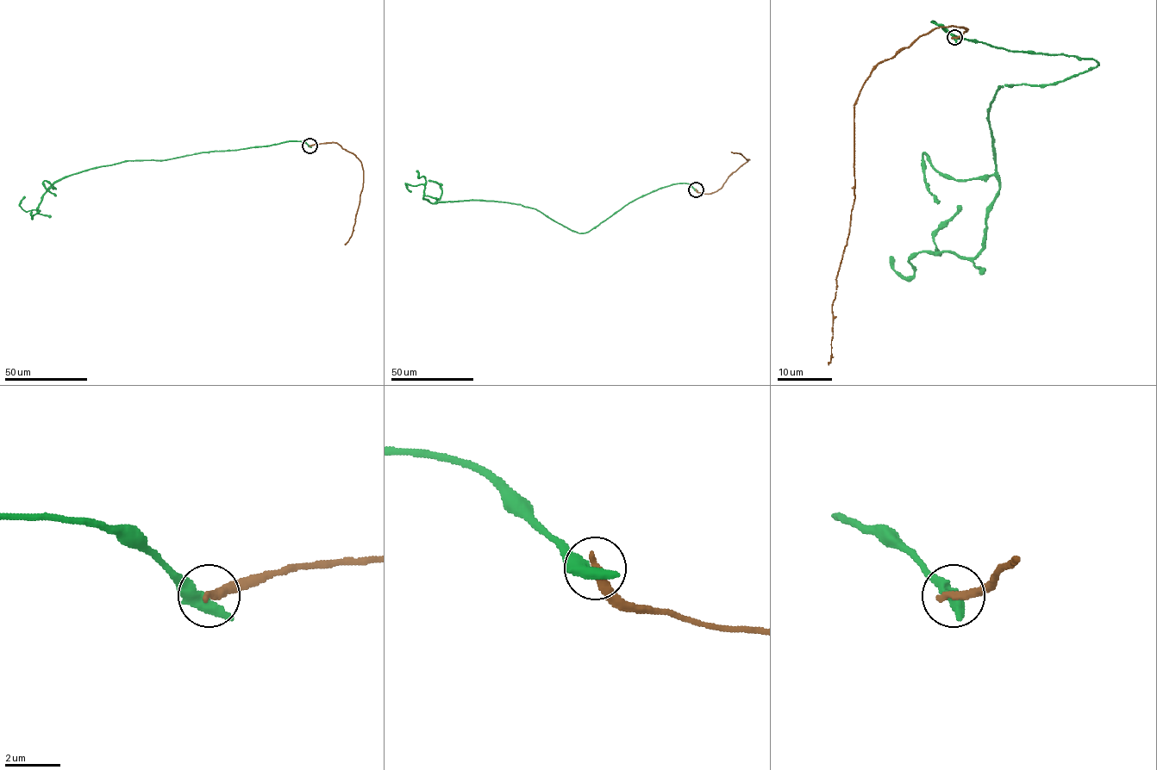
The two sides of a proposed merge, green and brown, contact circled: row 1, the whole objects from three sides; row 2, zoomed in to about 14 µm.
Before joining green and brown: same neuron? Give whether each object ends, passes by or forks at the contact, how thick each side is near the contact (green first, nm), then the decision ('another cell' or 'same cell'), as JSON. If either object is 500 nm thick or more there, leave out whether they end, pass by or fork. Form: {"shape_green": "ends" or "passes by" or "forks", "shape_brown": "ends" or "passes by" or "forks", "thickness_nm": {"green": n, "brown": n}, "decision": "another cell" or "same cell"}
{"shape_green": "passes by", "shape_brown": "ends", "thickness_nm": {"green": 400, "brown": 320}, "decision": "another cell"}

